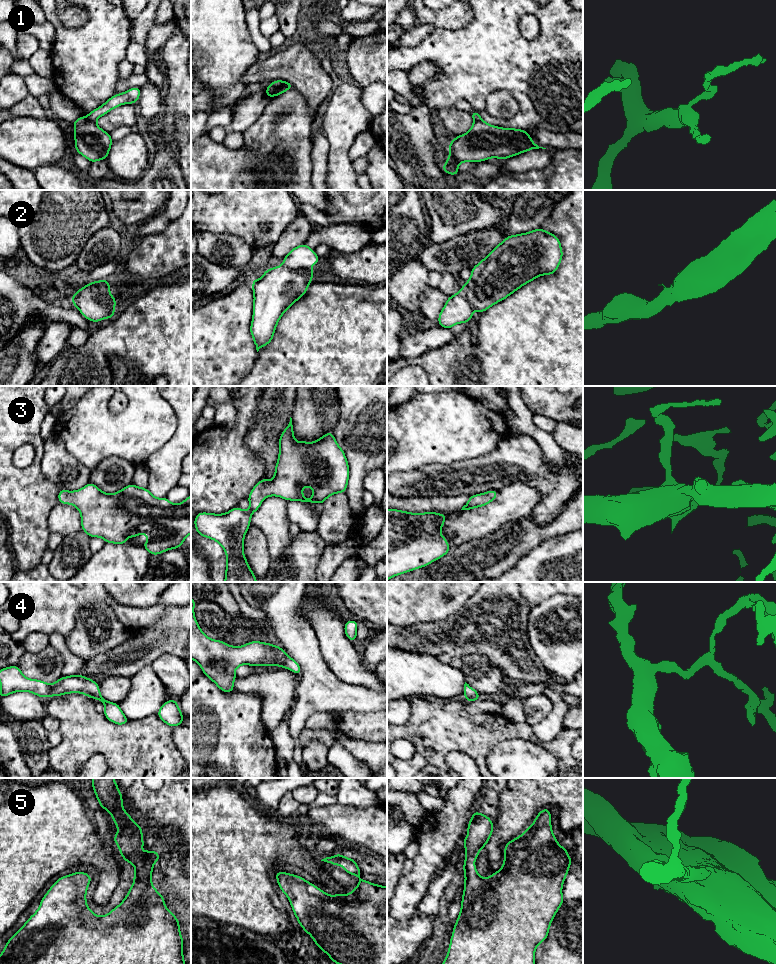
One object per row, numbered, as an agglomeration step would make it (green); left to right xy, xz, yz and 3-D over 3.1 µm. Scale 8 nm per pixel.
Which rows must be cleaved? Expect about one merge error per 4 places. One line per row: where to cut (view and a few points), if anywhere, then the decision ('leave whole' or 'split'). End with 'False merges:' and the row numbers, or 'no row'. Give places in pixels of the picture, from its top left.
1: cut xy (86, 116), (94, 122); split
2: cut none; leave whole
3: cut none; leave whole
4: cut none; leave whole
5: cut none; leave whole
False merges: 1

